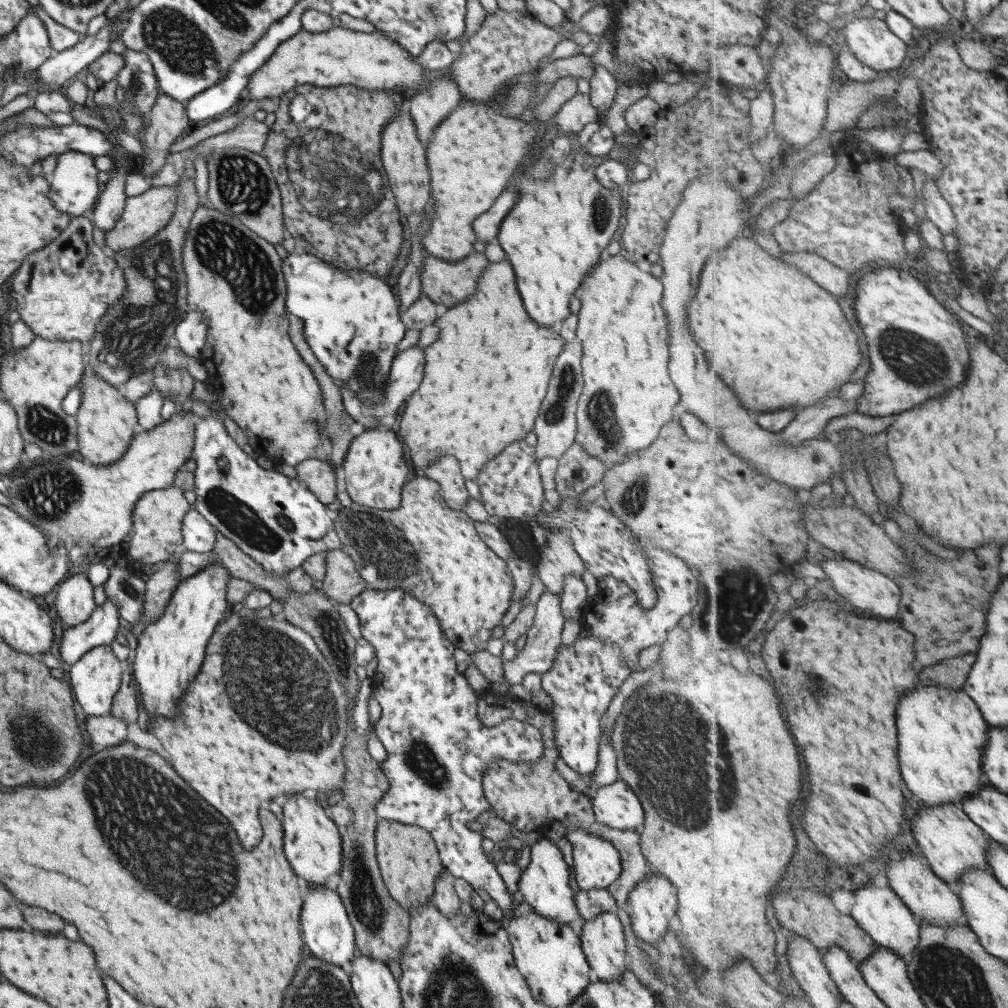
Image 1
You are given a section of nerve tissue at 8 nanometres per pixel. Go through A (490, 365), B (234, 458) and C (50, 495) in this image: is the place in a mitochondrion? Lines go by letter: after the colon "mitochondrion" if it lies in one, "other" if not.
A: other
B: other
C: mitochondrion

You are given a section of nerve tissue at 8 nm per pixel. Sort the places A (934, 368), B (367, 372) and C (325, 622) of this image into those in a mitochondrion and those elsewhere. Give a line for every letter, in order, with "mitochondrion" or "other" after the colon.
A: mitochondrion
B: mitochondrion
C: mitochondrion

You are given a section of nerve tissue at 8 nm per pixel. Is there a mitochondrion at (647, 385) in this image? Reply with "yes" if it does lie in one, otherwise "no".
no

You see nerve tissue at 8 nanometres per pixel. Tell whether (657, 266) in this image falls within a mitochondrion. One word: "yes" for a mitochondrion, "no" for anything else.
no

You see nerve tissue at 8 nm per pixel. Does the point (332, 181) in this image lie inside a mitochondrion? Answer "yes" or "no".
yes

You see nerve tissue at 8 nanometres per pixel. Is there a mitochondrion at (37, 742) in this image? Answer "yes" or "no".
yes

